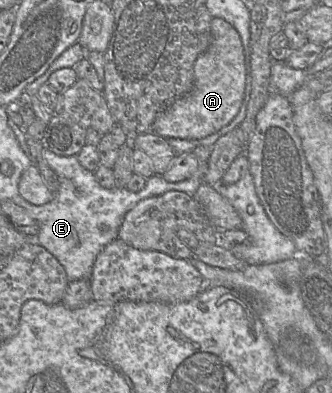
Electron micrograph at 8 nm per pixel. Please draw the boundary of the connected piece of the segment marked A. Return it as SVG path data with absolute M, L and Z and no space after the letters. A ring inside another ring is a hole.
M223 18L211 20L211 42L194 63L194 87L158 115L152 131L164 138L197 139L218 132L239 111L245 92L244 48L238 31Z

